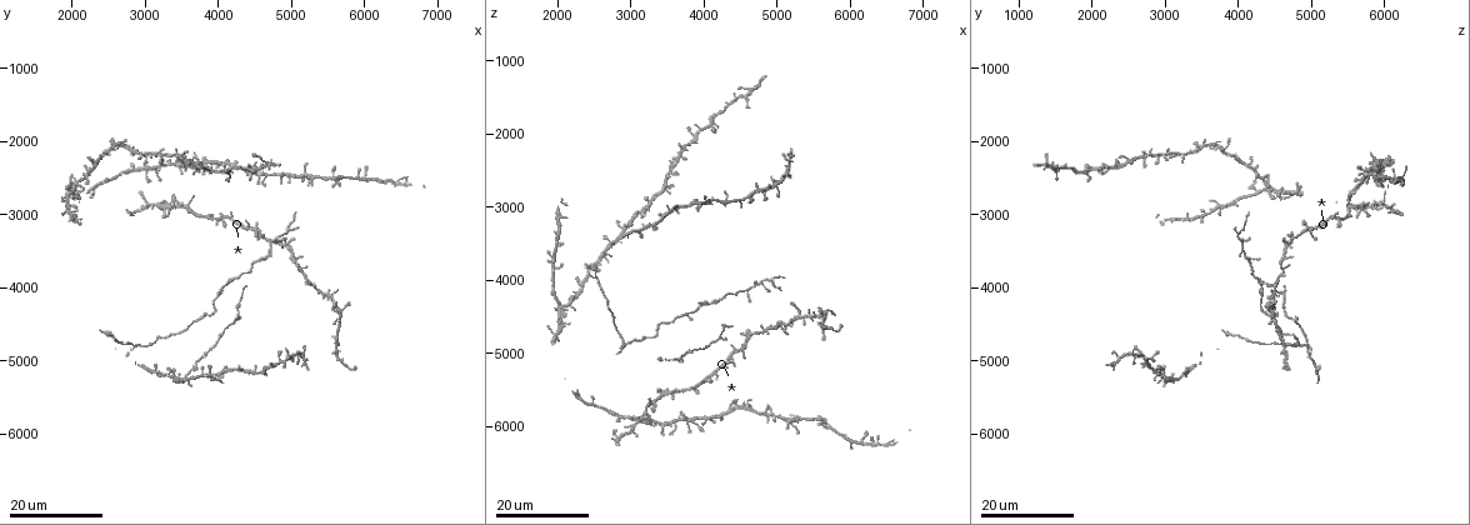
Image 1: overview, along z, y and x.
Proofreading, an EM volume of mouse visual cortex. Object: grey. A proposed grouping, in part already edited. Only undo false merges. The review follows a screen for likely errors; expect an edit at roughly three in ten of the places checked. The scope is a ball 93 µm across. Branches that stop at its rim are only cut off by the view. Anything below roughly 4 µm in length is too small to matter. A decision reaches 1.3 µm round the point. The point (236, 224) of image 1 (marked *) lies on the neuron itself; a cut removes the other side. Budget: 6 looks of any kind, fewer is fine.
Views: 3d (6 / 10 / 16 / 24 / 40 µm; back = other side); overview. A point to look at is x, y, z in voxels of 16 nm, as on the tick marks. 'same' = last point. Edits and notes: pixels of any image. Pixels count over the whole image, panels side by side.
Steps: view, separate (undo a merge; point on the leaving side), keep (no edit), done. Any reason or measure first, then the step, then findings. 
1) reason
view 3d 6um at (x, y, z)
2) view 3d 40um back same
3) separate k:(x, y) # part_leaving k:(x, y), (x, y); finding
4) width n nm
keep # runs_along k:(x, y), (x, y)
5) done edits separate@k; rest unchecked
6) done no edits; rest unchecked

three arms meet
view 3d 24um at (4600, 3600, 4150)

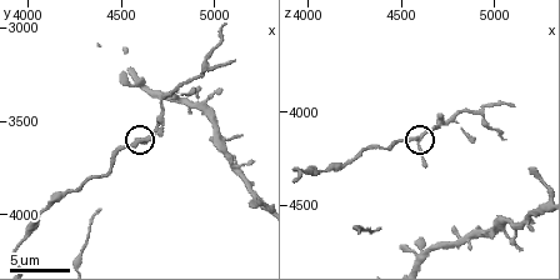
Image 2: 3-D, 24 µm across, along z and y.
view 3d 6um at (4580, 3600, 4140)

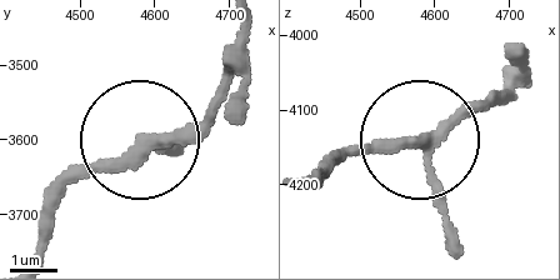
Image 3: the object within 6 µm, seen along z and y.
arms 3
keep # continuous, no second neuron

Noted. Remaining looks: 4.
calibre changes
view 3d 10um at (4900, 3260, 4000)

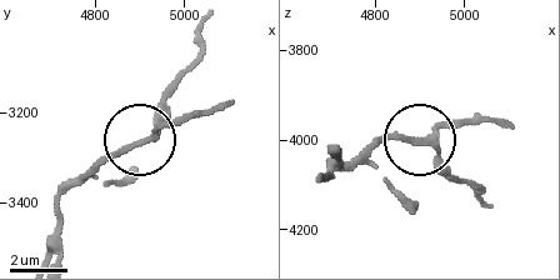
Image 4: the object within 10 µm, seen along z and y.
keep # one neuron here

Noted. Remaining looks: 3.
three arms meet
view 3d 16um at (3000, 2850, 5950)

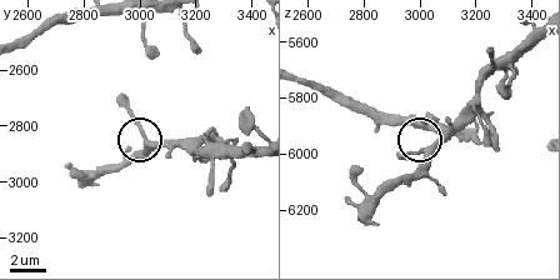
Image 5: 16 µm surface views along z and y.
closer look
view 3d 10um at (3030, 2860, 5990)

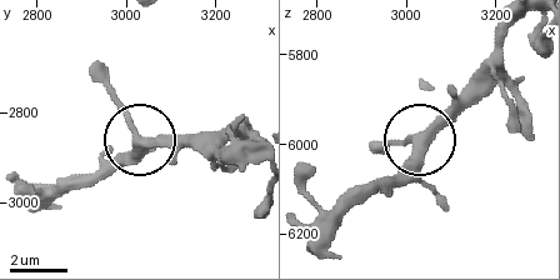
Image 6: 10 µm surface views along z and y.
closer look
view 3d 6um at (3020, 2865, 5990)

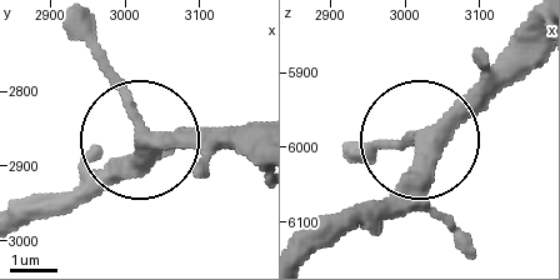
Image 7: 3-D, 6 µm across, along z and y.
keep # runs_along 7:(531, 28), (356, 226); all the same neuron

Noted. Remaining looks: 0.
done no edits; rest unchecked

